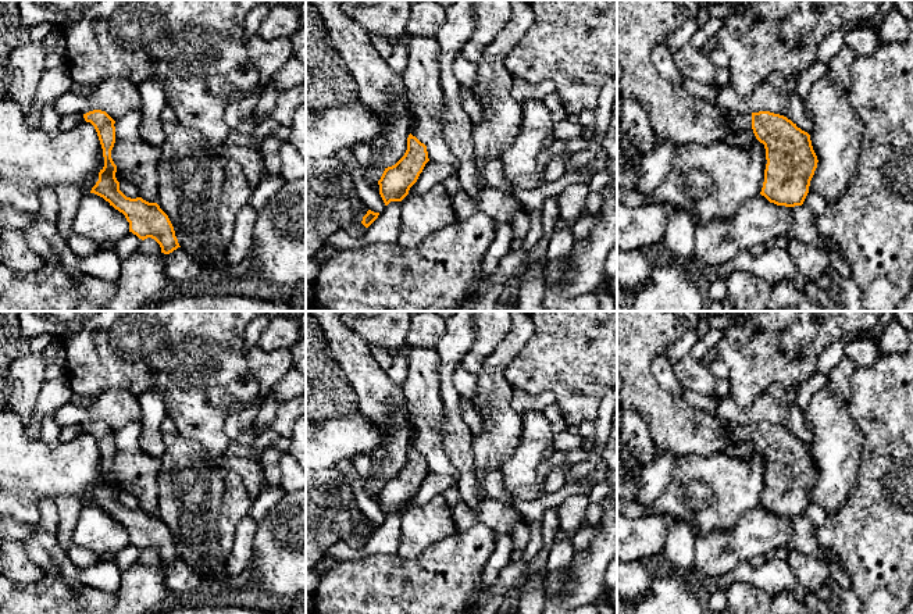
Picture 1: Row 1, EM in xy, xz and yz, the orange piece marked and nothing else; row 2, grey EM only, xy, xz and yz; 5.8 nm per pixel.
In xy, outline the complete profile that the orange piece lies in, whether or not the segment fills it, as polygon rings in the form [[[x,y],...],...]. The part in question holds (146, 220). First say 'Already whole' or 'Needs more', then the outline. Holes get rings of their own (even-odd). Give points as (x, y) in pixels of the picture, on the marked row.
Needs more. [[[93,110],[83,115],[64,115],[61,117],[61,129],[69,131],[85,121],[94,126],[104,157],[104,167],[90,193],[103,197],[122,213],[129,222],[129,232],[142,240],[154,239],[160,244],[161,253],[170,254],[181,247],[168,215],[157,203],[149,203],[142,197],[131,199],[120,190],[120,182],[115,178],[117,165],[111,158],[115,143],[115,121],[106,111]]]

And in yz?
Needs more. [[[725,111],[724,122],[737,131],[752,128],[764,144],[767,164],[760,194],[777,206],[802,206],[819,163],[810,135],[770,111],[743,115]]]

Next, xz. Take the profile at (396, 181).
Already whole. [[[410,133],[404,156],[395,165],[385,168],[378,181],[385,206],[402,201],[409,194],[428,161],[427,146]]]

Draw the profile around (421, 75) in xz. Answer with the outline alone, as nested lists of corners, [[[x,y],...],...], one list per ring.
[[[403,33],[399,40],[404,42],[409,49],[402,76],[414,119],[411,135],[427,146],[429,161],[450,164],[456,168],[457,158],[442,133],[443,92],[439,85],[438,40],[407,33]]]

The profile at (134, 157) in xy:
[[[128,113],[115,121],[115,143],[111,158],[117,171],[139,186],[139,197],[149,203],[158,201],[156,168],[161,147],[145,142],[138,132],[140,113]]]

